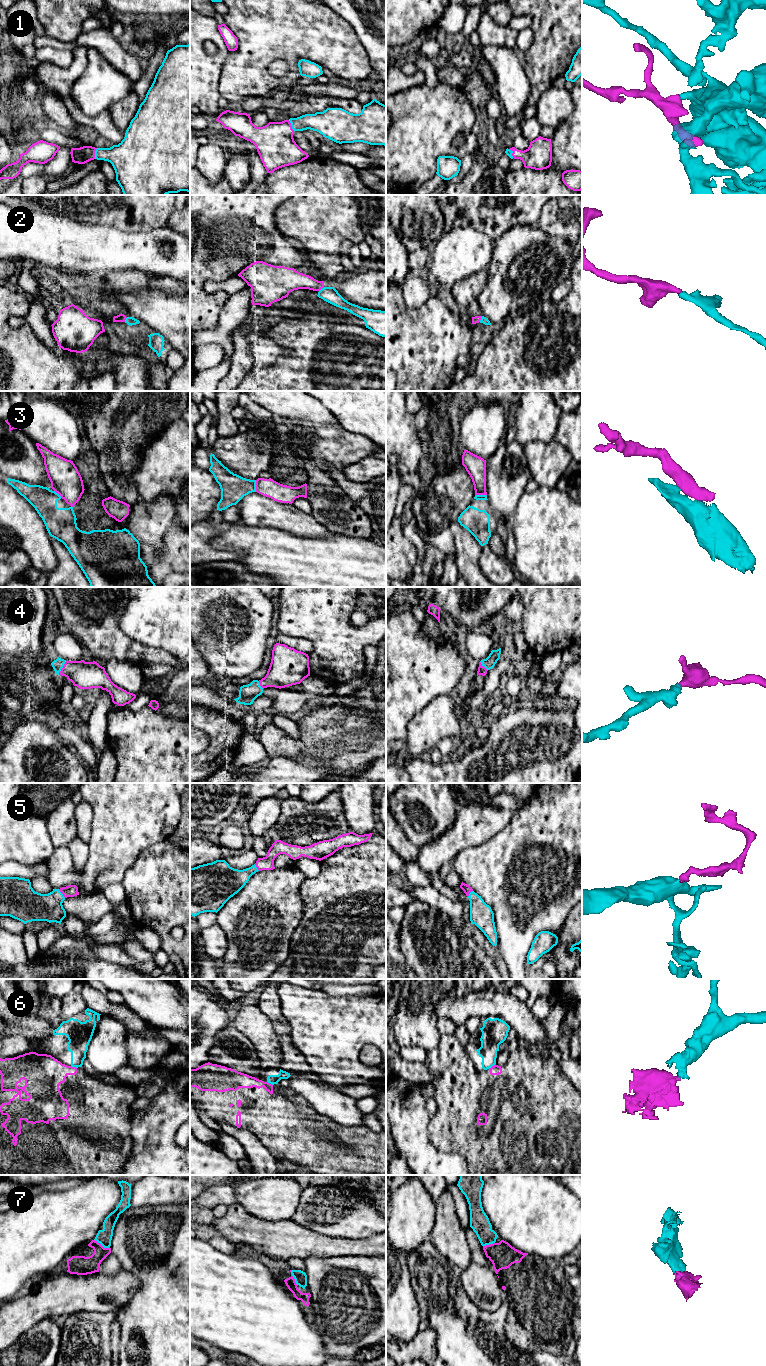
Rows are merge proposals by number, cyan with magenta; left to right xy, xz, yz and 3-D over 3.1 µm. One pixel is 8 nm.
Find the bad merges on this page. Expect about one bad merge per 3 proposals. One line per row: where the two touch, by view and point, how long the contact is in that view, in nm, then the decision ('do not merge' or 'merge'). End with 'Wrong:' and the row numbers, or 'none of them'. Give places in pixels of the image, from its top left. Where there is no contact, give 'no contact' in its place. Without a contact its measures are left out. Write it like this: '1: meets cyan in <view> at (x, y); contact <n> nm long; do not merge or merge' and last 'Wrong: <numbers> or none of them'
1: meets cyan in xy at (95, 153); contact 90 nm long; merge
2: meets cyan in yz at (481, 319); contact 50 nm long; merge
3: meets cyan in xz at (255, 486); contact 100 nm long; do not merge
4: meets cyan in xy at (62, 667); contact 130 nm long; merge
5: meets cyan in xy at (61, 893); contact 90 nm long; merge
6: meets cyan in yz at (491, 1066); contact 80 nm long; do not merge
7: meets cyan in xy at (102, 1245); contact 140 nm long; merge
Wrong: 3, 6

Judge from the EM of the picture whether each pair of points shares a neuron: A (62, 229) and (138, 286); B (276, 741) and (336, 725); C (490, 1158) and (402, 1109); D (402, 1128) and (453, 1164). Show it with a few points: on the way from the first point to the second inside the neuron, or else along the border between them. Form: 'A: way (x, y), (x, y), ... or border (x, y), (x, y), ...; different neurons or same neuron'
A: border (143, 272), (120, 270), (109, 272), (103, 278); different neurons
B: way (291, 744), (317, 744), (321, 740); same neuron
C: border (430, 1115), (428, 1138), (433, 1146); different neurons
D: way (415, 1141), (434, 1160), (440, 1160); same neuron

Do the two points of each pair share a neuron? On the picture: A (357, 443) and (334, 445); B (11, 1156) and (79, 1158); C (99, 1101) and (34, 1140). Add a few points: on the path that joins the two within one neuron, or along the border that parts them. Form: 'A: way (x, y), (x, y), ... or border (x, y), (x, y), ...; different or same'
A: way (351, 445), (340, 445); same
B: way (28, 1158), (62, 1158); same
C: way (83, 1117), (60, 1140), (50, 1140); same

